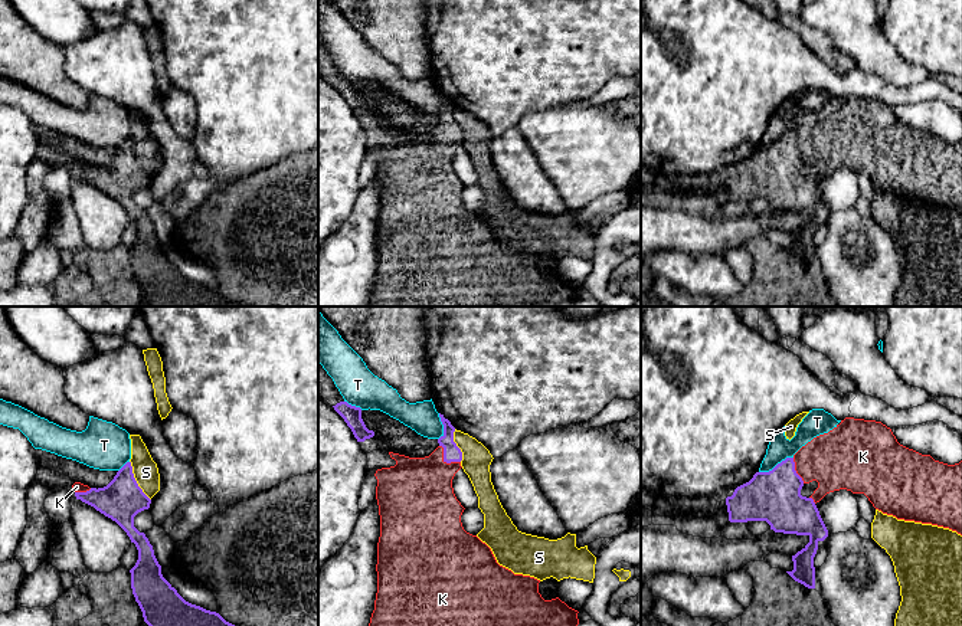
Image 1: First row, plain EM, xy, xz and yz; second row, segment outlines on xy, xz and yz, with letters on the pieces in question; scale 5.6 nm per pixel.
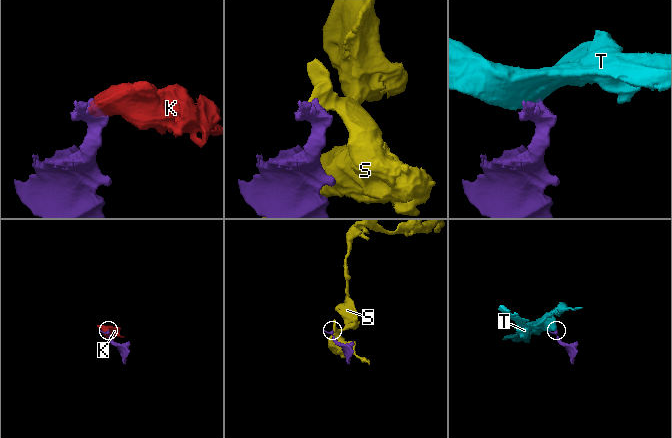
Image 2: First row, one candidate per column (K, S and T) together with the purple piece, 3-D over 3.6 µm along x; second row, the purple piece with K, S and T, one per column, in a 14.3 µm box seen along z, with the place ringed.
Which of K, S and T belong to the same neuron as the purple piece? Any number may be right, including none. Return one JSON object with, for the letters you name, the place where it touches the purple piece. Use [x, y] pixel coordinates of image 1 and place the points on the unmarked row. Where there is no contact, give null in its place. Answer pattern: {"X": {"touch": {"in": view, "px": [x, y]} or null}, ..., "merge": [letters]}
{"K": {"touch": {"in": "xz", "px": [445, 138]}}, "merge": ["K"]}

